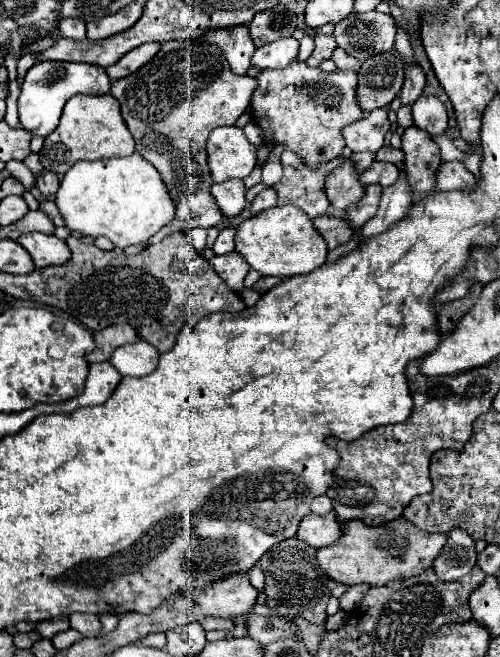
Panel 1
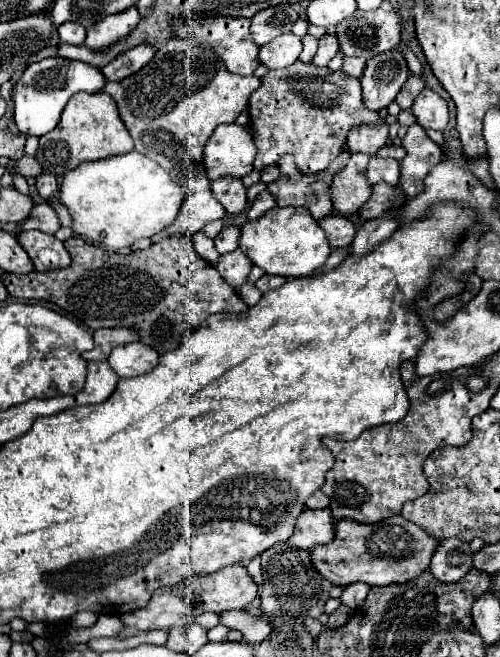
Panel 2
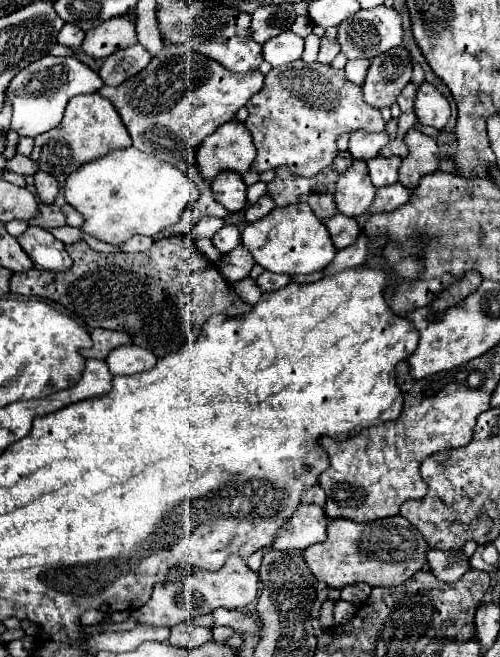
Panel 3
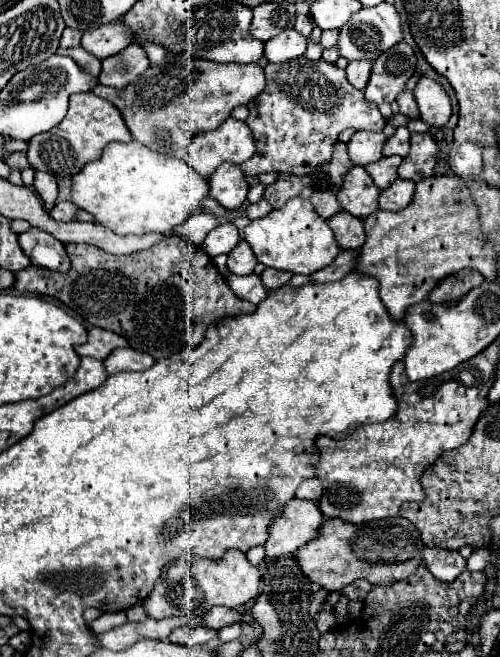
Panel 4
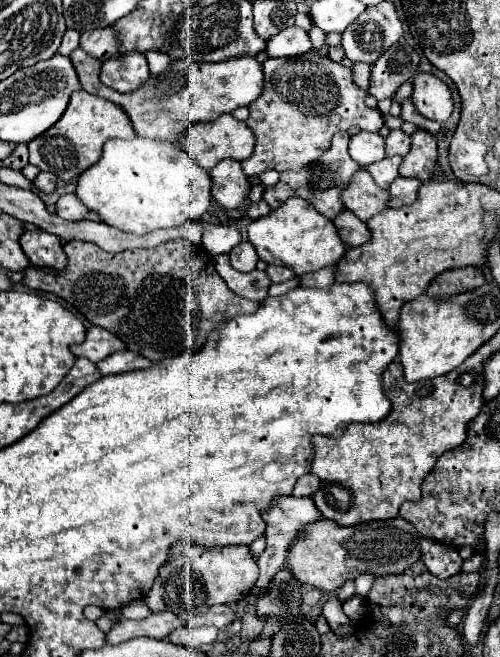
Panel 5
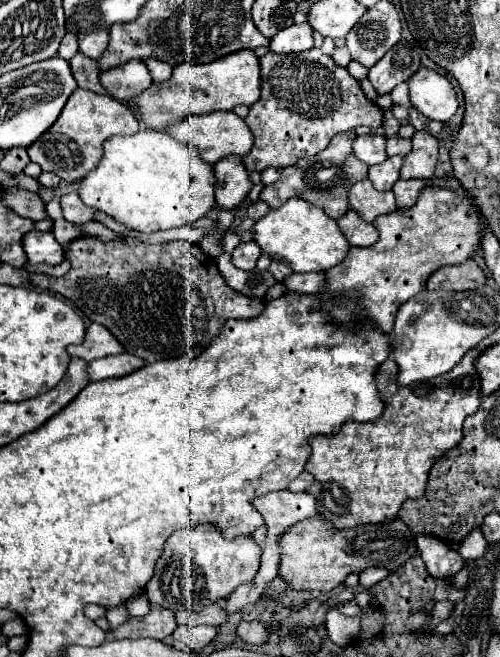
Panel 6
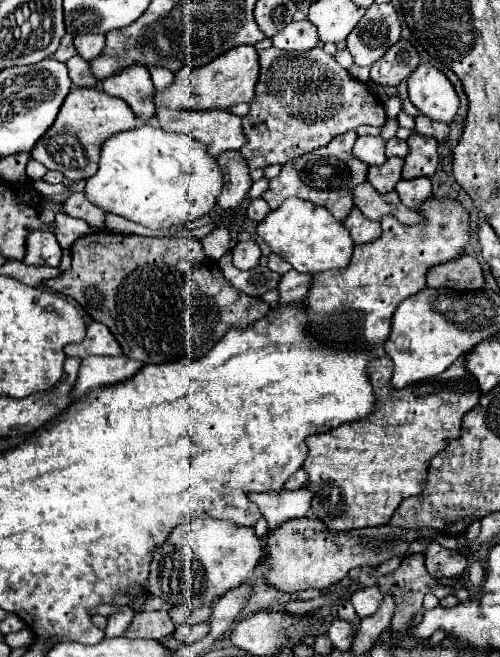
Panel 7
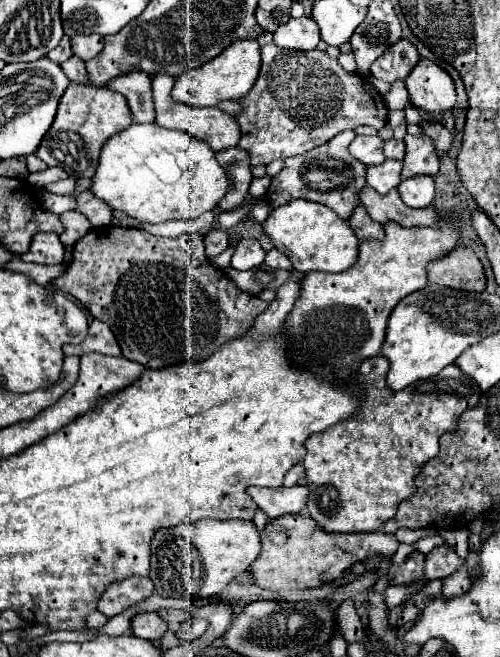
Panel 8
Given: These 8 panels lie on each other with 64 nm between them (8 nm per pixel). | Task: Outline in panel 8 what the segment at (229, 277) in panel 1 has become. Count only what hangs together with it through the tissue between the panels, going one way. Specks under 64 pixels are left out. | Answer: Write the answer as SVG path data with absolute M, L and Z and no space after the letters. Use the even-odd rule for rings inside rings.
M252 238L240 240L234 250L234 256L232 256L232 268L236 268L236 270L256 268L264 262L264 256L266 256L266 252L258 244L258 240L252 240Z

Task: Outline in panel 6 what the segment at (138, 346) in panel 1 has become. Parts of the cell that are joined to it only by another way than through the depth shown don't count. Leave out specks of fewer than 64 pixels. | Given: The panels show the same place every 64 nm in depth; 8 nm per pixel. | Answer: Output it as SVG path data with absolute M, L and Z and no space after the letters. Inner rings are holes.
M124 352L124 354L92 360L88 366L88 374L90 374L90 380L96 382L96 380L106 380L106 378L126 376L126 374L130 374L142 366L146 366L146 360Z

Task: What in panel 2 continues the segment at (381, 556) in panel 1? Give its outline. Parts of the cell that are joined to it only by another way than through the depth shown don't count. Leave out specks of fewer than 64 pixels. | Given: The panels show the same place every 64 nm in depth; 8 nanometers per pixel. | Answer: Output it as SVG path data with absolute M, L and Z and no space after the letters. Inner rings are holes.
M392 516L384 522L366 526L356 520L340 520L336 538L330 544L310 550L314 568L336 586L348 586L364 582L368 586L388 586L408 582L420 576L430 566L430 558L436 552L440 540L428 536L422 528L402 516Z

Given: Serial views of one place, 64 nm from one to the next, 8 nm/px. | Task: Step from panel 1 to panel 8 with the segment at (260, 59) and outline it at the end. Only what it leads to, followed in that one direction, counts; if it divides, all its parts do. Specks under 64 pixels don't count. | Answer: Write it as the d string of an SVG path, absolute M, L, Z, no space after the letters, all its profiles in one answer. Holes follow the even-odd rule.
M292 18L274 32L274 44L288 50L314 50L320 42L318 26L312 18Z

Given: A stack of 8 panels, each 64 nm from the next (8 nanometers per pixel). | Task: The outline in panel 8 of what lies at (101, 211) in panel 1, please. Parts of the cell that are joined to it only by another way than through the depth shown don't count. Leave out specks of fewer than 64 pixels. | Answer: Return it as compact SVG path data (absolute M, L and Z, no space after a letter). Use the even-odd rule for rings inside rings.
M132 124L118 136L112 136L100 154L100 162L90 186L92 194L104 200L112 210L120 210L140 222L160 224L168 220L192 220L212 210L228 190L228 178L222 166L214 160L214 150L184 132L166 130L158 124Z

